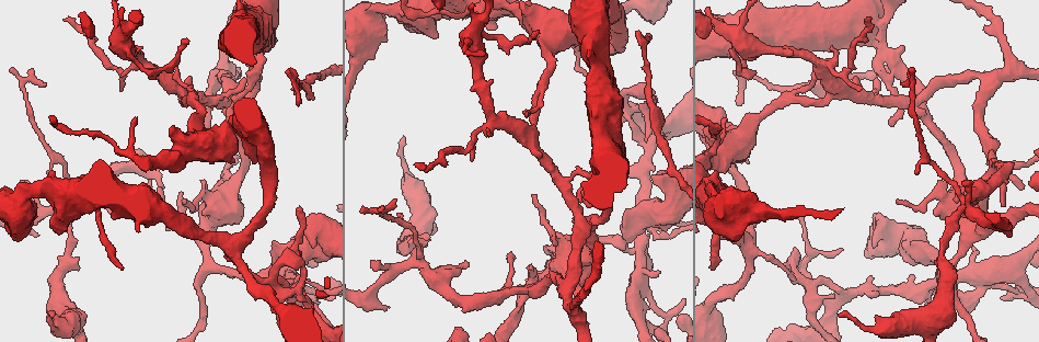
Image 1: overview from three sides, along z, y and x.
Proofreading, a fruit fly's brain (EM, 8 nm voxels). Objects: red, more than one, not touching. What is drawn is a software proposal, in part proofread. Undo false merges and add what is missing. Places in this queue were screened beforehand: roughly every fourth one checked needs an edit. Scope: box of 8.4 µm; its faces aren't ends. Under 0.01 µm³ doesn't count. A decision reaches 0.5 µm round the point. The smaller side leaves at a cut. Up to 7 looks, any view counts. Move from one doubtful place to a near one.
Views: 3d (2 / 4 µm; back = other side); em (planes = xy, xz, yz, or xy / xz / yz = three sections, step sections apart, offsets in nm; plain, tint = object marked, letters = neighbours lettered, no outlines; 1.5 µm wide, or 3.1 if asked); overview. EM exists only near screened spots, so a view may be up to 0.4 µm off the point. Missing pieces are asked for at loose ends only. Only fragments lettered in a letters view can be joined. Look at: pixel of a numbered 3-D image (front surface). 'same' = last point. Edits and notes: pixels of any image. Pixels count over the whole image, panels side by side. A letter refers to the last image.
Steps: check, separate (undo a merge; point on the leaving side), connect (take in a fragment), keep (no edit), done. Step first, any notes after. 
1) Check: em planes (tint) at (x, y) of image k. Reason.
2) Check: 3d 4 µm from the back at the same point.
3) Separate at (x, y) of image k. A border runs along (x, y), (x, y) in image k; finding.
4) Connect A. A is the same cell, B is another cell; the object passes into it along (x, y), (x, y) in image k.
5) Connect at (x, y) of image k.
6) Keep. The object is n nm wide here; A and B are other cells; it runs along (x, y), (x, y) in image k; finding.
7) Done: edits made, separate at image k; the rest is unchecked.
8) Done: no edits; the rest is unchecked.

Check: em xy step 4 (plain) at (296, 103) of image 1. Branch stops here.

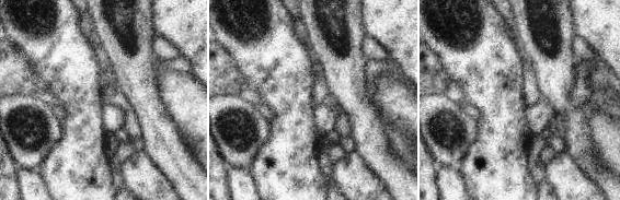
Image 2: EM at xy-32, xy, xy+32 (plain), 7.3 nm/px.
Check: em xy step 4 (letters) at the same point.

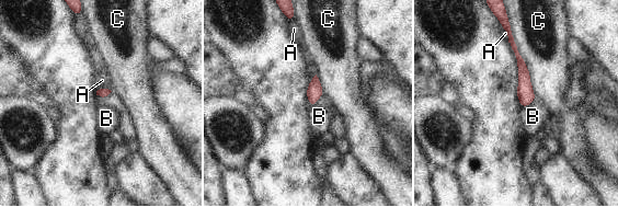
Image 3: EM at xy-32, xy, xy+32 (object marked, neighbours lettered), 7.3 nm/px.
Keep. A, B and C are other cells; it runs along (511, 39), (523, 69), (524, 104) in image 3; no lettered fragment goes on from it.

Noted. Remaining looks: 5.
Check: em planes (letters) at (864, 19) of image 1. Branch stops here.

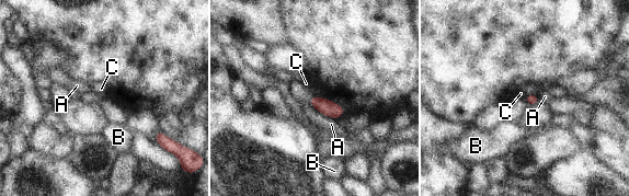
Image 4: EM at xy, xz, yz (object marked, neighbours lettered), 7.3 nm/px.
Keep. A, B and C are other cells; a border runs along (537, 93), (532, 93), (524, 98) in image 4; no lettered fragment goes on from it.

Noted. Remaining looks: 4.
Check: em planes (letters) at (56, 285) of image 1. Sudden change in width.

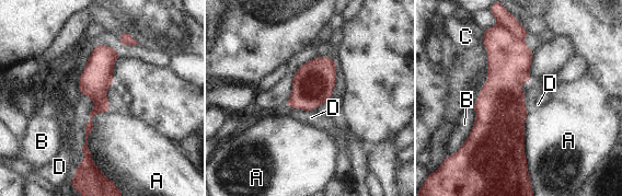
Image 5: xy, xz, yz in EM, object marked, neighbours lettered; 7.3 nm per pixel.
Keep. A, B, C and D are other cells; it runs along (101, 46), (99, 106), (87, 133), (88, 156) in image 5; continuous, no second neuron.

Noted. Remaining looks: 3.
Done: no edits; the rest is unchecked.

